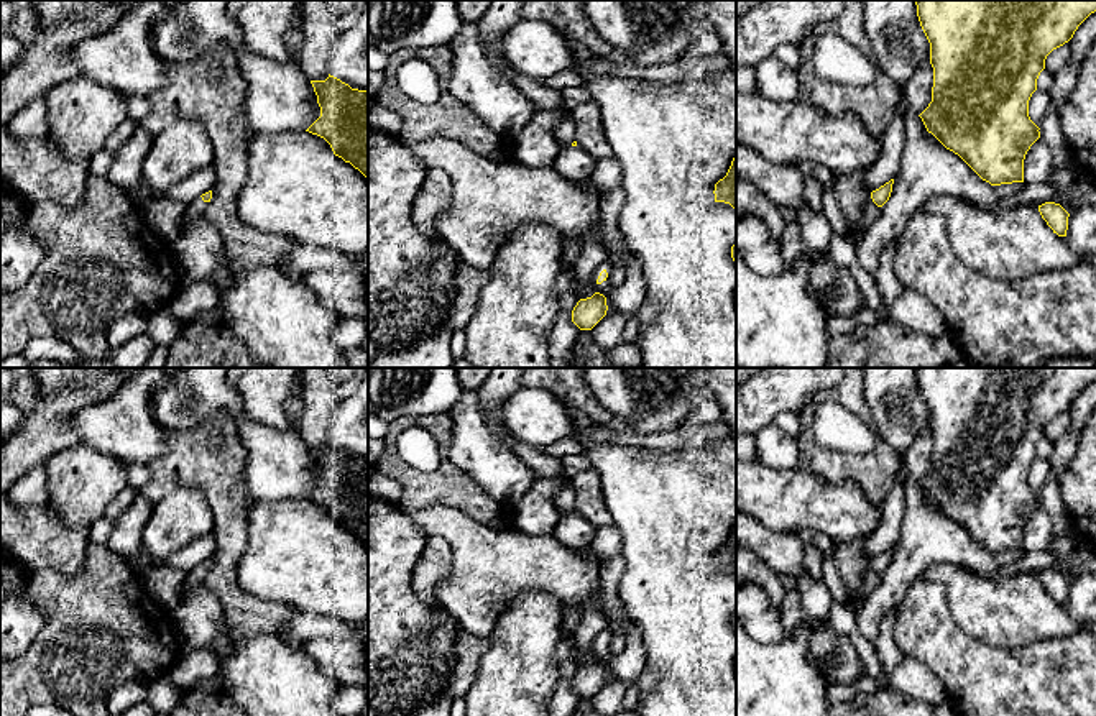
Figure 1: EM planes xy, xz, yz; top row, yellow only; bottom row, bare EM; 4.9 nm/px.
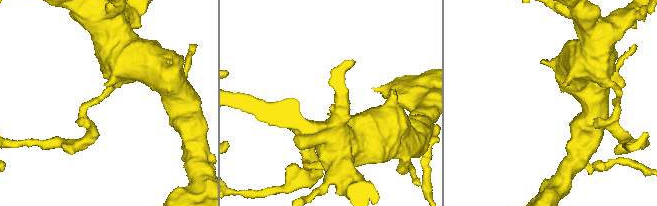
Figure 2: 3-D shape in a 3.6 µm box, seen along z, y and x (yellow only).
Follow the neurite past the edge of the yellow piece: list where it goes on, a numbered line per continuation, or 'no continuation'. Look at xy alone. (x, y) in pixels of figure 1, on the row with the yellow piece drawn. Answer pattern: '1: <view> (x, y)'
1: xy (198, 207)

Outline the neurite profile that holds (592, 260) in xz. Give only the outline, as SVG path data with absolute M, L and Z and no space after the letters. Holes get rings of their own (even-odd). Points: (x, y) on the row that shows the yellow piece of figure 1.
M587 235L583 246L573 263L573 273L578 282L596 281L600 273L606 268L608 253L606 250L592 236Z

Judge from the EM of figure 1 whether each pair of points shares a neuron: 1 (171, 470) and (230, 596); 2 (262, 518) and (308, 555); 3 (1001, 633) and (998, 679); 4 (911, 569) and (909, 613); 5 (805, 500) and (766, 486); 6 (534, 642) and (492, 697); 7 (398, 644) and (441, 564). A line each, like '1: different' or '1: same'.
1: same
2: same
3: different
4: different
5: same
6: same
7: different

